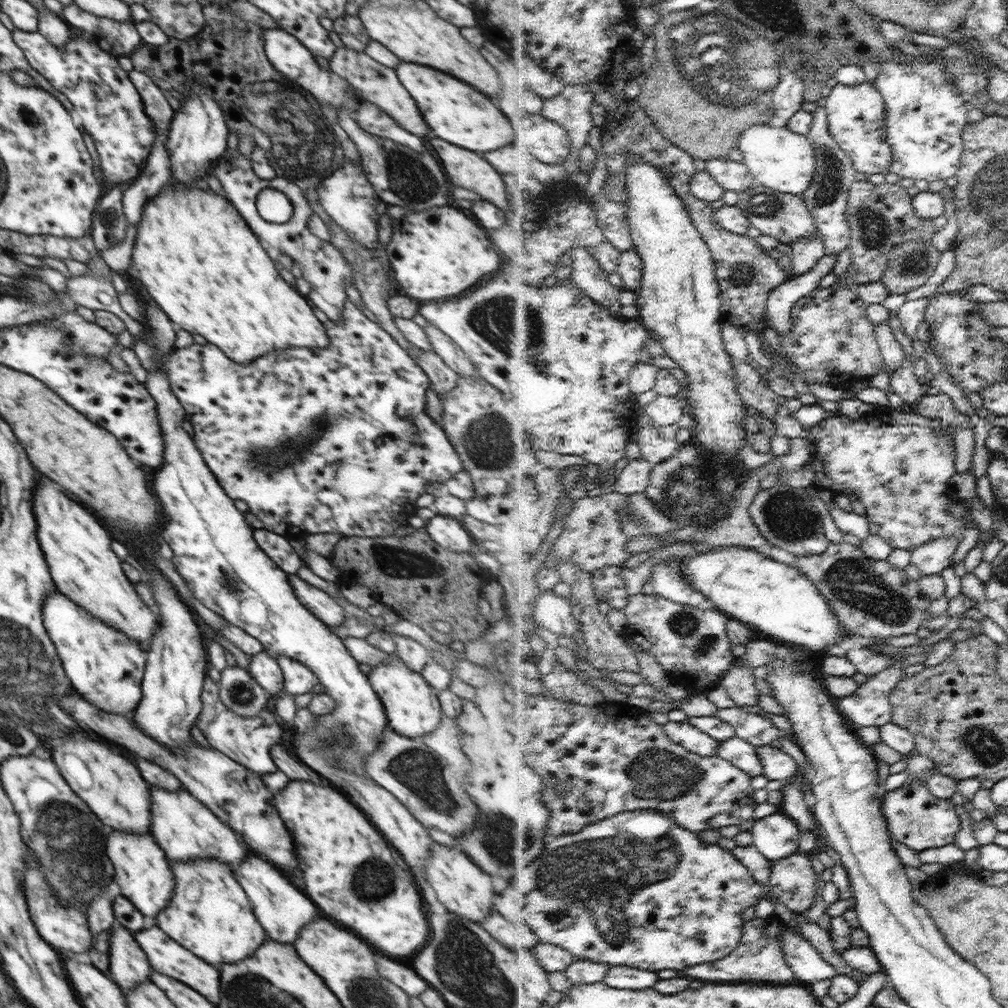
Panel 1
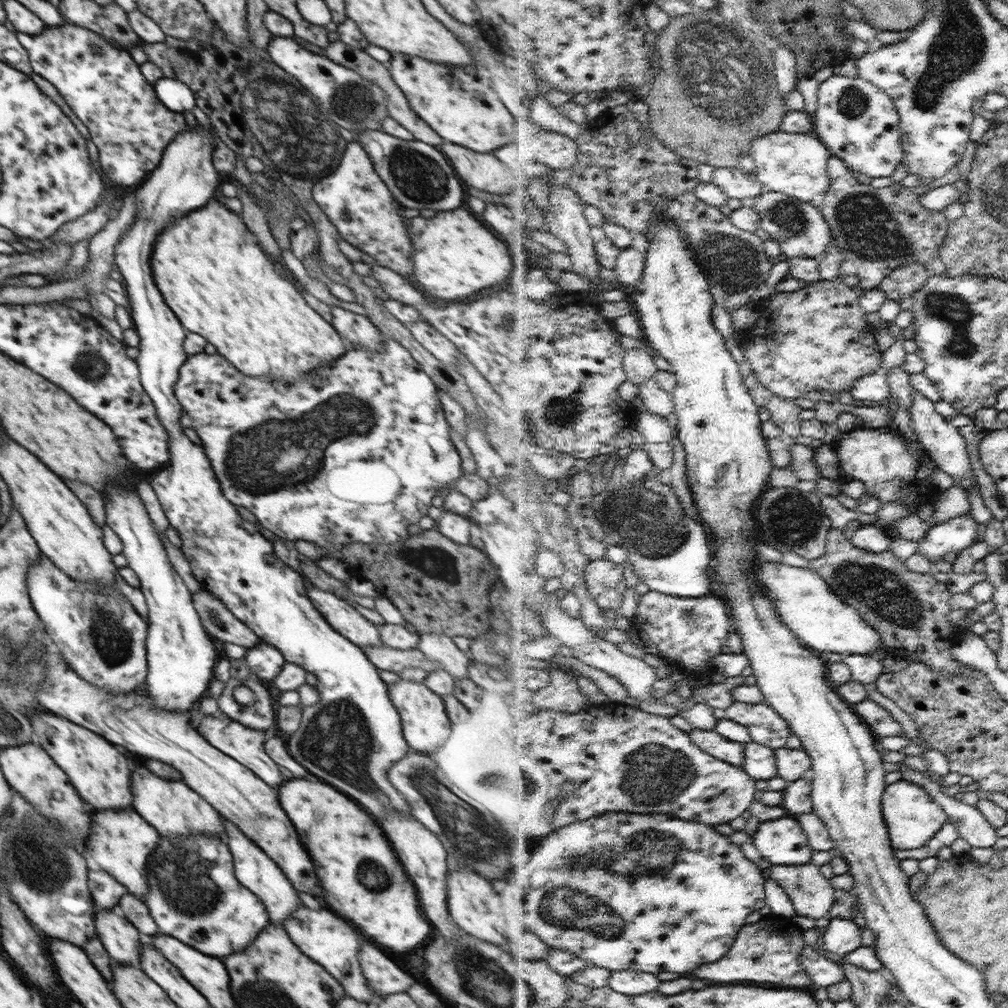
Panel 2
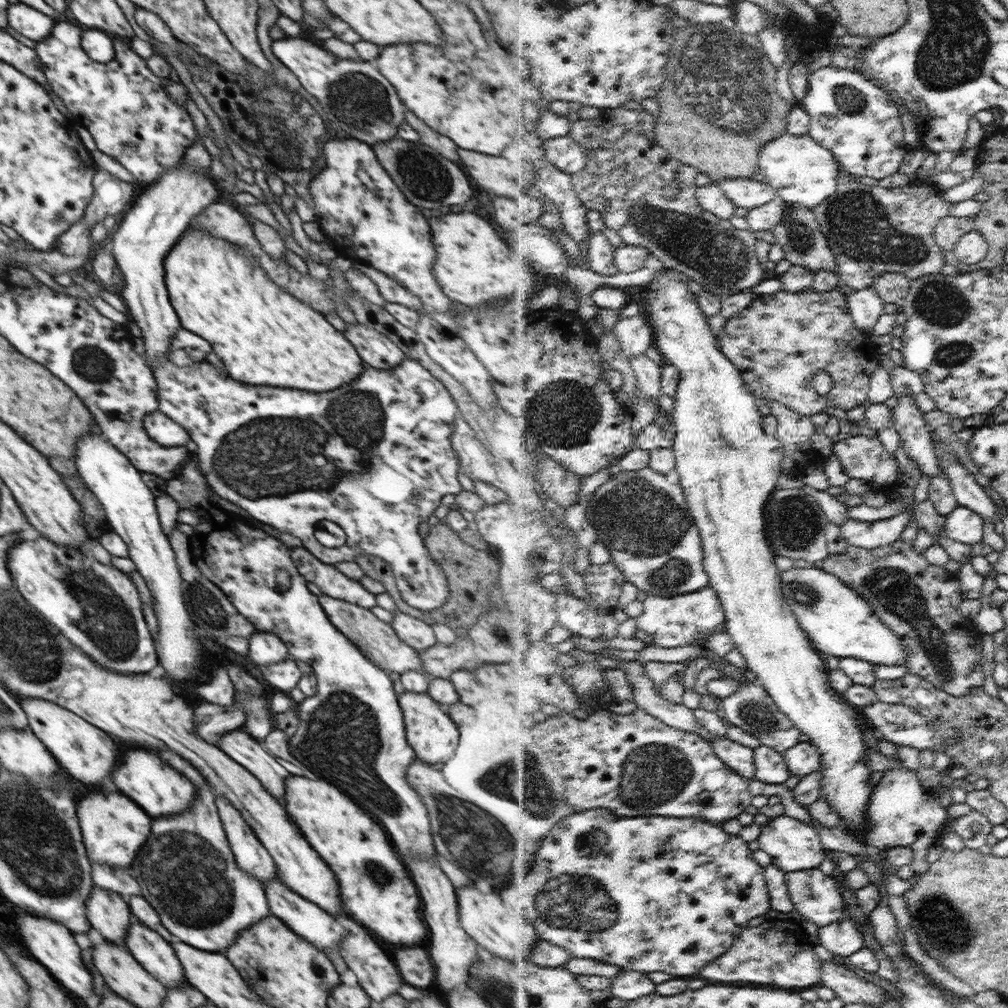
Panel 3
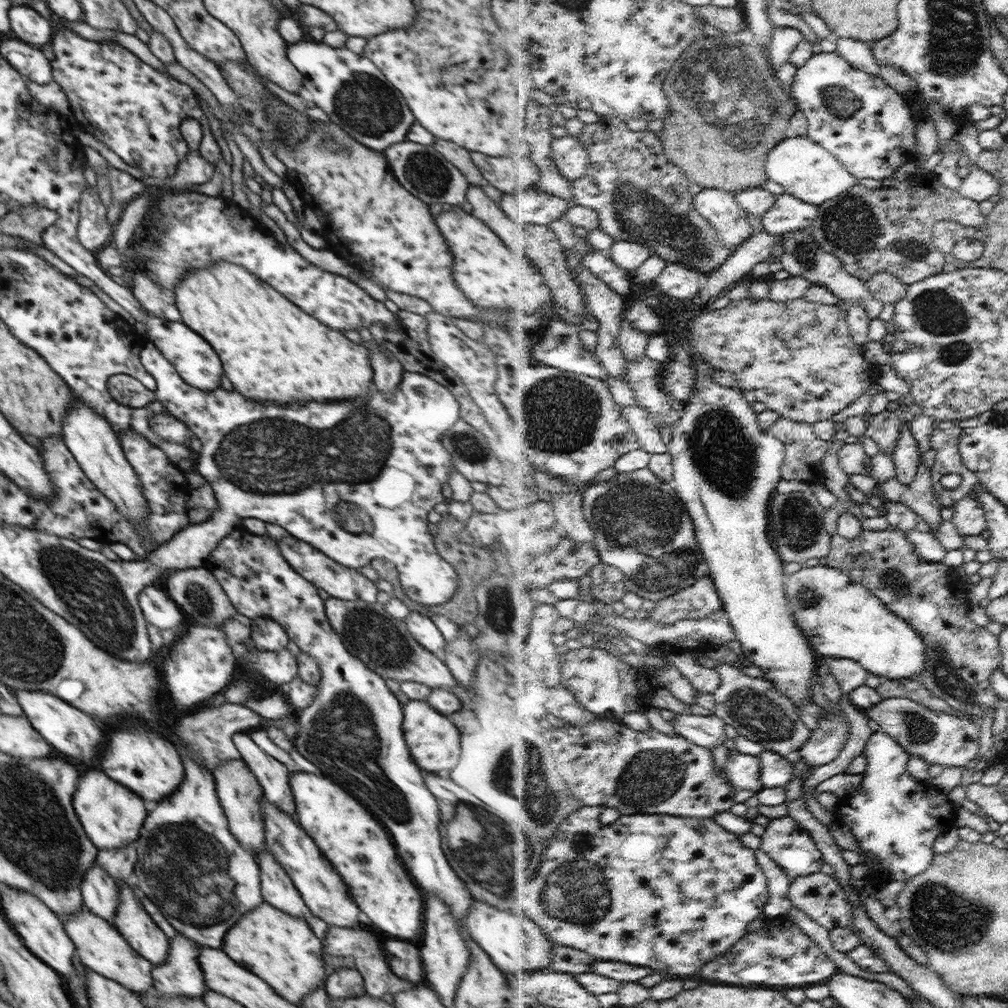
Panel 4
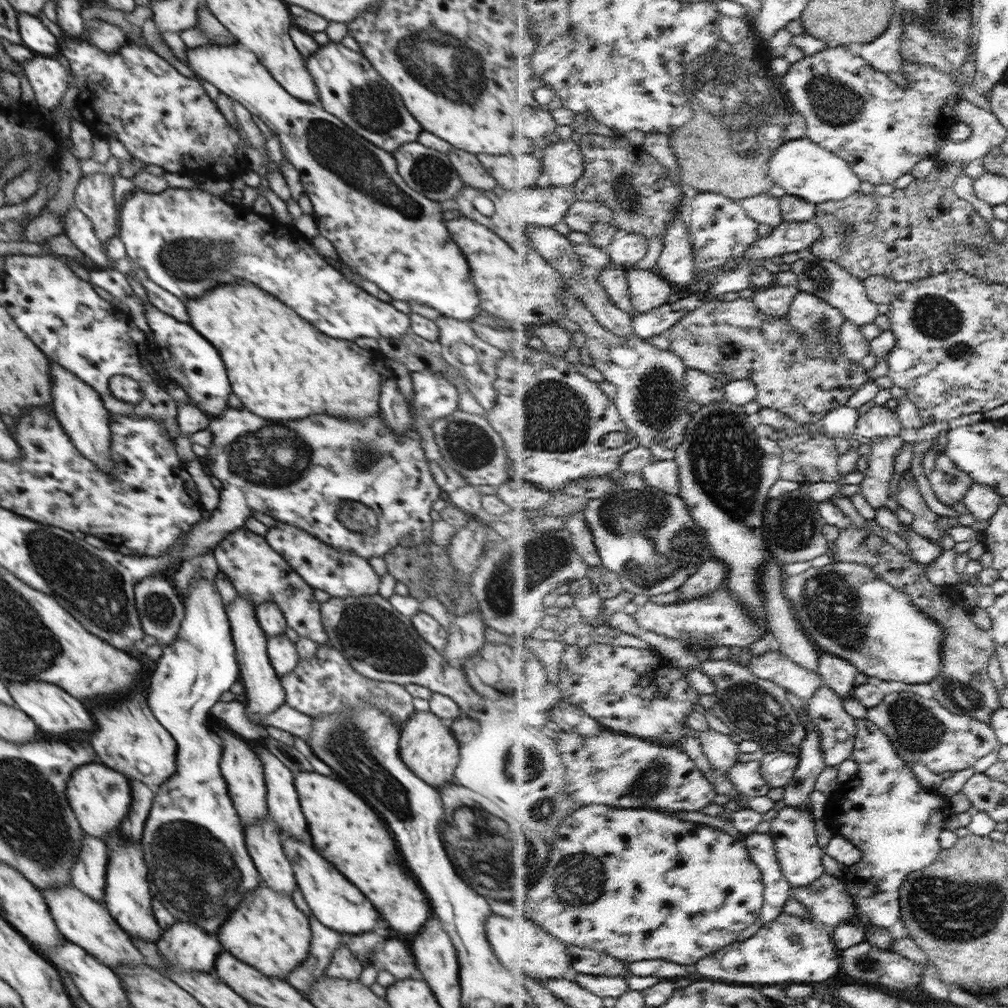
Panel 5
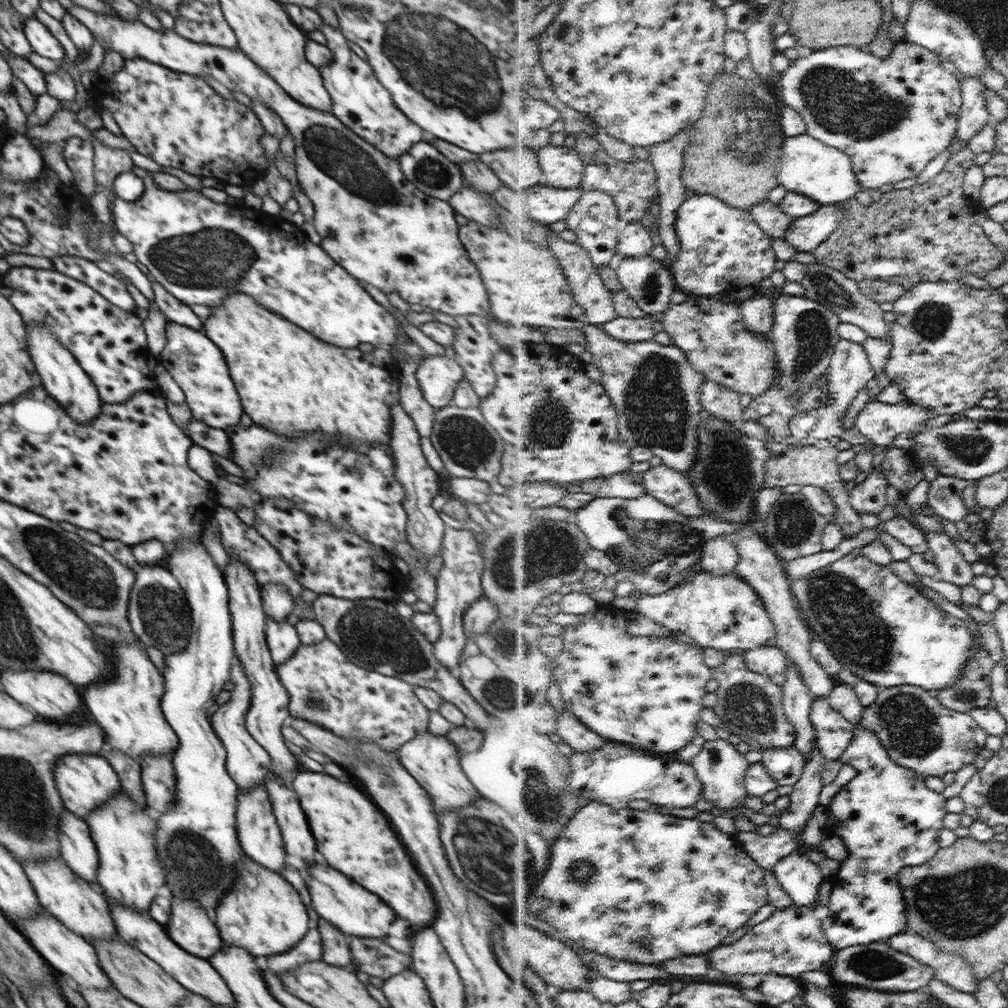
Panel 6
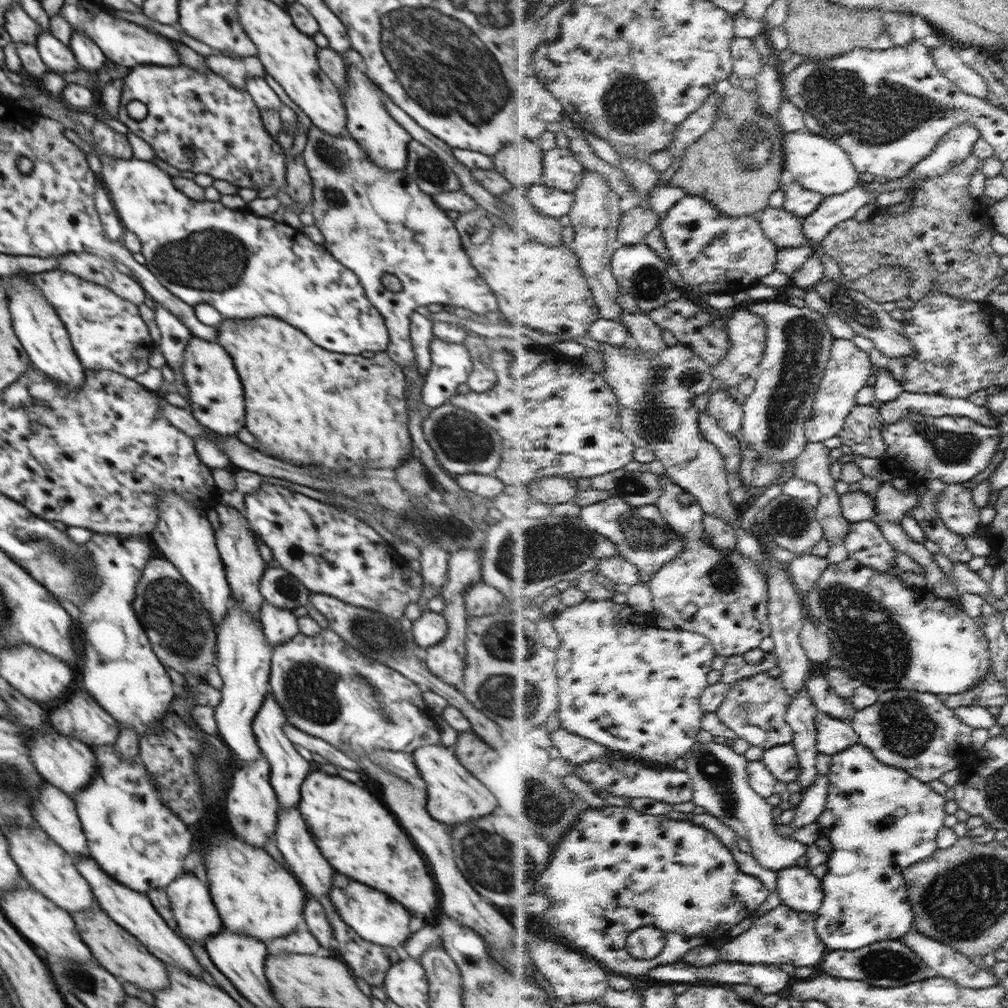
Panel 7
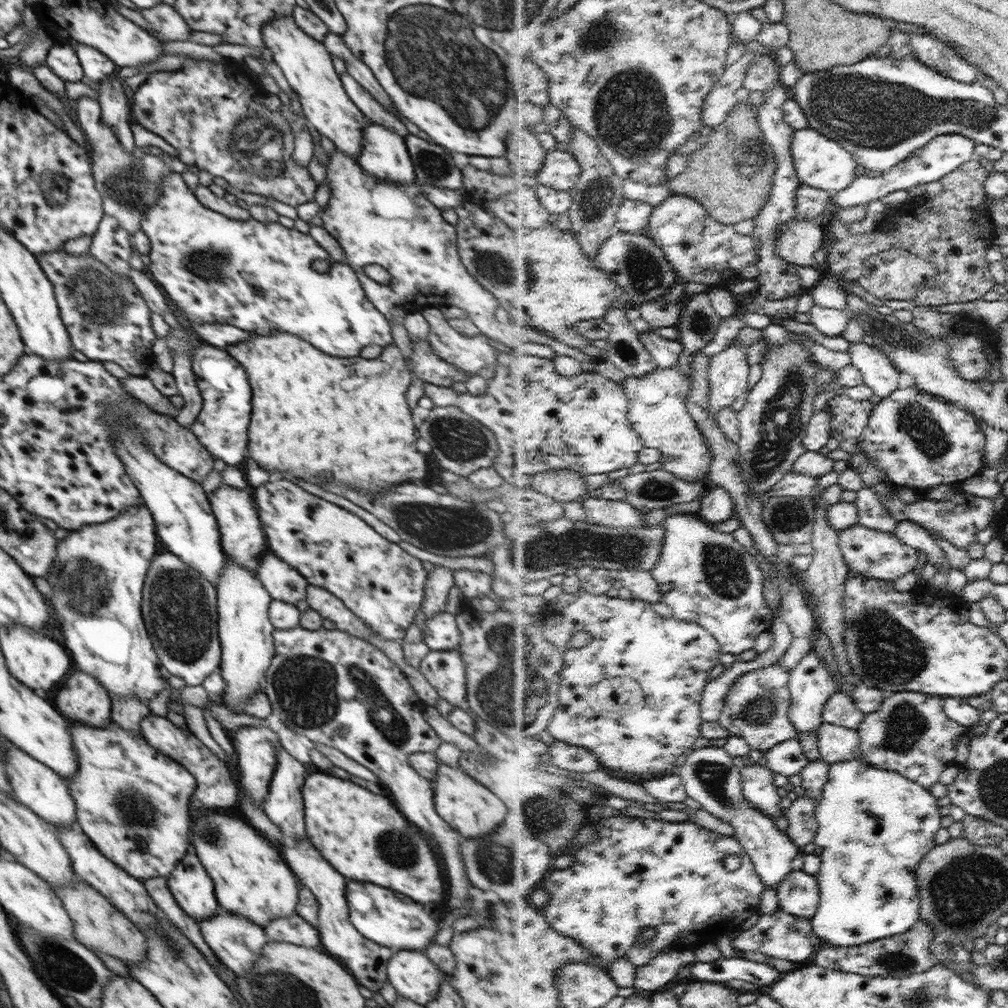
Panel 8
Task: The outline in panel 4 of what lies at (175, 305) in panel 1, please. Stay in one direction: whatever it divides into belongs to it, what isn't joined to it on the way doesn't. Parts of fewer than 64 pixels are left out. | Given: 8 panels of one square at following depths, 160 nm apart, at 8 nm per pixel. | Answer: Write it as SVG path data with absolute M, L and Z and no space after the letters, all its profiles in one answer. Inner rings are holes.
M222 260L208 270L189 270L172 291L182 323L210 342L224 364L224 374L232 382L233 390L242 396L286 404L296 400L354 400L358 396L371 394L374 387L373 368L369 350L364 345L351 342L343 333L306 314L267 282L255 274L248 274L242 266Z

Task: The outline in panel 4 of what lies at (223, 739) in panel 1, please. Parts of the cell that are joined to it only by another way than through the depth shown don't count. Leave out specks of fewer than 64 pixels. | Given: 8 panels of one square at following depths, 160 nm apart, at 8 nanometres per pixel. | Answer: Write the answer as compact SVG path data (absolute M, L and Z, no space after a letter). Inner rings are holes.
M236 733L232 736L233 743L236 745L242 760L254 773L256 780L260 783L263 790L263 798L277 806L284 813L294 816L294 798L290 806L290 774L291 770L267 752L264 752L251 738L244 733Z

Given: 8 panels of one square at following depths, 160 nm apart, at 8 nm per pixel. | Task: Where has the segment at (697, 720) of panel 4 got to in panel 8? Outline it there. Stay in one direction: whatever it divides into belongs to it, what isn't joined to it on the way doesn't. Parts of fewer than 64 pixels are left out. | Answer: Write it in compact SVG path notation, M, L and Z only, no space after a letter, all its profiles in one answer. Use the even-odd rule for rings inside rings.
M715 745L693 750L680 763L679 774L688 787L690 797L711 813L732 823L737 837L756 863L758 874L761 874L767 886L778 888L794 871L794 860L798 854L803 853L802 848L792 840L787 831L778 828L774 818L747 800L743 789L743 772L734 764L734 757L726 747Z

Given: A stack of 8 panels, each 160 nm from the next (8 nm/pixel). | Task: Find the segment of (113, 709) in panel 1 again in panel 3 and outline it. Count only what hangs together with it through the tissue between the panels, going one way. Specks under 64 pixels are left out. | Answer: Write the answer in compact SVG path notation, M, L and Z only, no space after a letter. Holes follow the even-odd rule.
M46 538L24 540L8 550L8 570L21 596L40 610L48 622L114 674L148 674L160 664L148 631L138 589L128 574L100 564L78 550L56 546Z

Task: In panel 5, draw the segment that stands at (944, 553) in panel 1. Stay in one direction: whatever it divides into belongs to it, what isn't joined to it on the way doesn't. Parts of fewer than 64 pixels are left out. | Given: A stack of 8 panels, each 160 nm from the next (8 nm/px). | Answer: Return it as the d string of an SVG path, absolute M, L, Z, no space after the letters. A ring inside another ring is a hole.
M973 482L961 502L966 505L976 520L988 520L1000 508L1002 496L992 486Z

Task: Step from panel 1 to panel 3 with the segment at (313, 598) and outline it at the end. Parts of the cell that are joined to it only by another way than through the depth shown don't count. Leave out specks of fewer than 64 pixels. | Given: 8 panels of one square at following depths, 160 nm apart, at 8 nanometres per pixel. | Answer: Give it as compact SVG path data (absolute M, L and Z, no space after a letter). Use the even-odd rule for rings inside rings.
M327 595L318 597L318 602L324 613L328 615L330 622L339 631L342 631L342 634L345 634L362 651L362 654L366 655L366 658L376 664L384 665L388 674L397 673L401 676L406 671L426 673L422 668L423 662L419 651L400 640L391 623L380 620L372 614L370 609L337 600Z

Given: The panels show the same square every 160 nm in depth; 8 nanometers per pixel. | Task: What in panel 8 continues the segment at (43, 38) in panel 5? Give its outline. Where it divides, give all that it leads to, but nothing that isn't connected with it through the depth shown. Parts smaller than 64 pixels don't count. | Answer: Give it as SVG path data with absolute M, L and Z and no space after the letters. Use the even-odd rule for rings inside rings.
M54 43L48 49L45 64L64 82L79 82L85 76L76 51L64 44Z

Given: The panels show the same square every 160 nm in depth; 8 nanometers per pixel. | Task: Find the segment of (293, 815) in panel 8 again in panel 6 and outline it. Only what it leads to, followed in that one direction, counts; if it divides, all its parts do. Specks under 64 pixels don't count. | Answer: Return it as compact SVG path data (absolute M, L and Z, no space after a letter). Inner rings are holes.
M230 560L224 568L224 579L229 592L229 610L233 626L233 641L235 656L243 664L242 668L246 678L250 681L252 698L251 705L246 713L245 723L248 732L273 760L271 774L277 774L282 782L290 786L290 774L298 772L299 760L286 746L281 728L290 719L289 696L276 675L275 662L272 660L265 630L267 615L262 608L261 589L254 578L254 574L236 560Z

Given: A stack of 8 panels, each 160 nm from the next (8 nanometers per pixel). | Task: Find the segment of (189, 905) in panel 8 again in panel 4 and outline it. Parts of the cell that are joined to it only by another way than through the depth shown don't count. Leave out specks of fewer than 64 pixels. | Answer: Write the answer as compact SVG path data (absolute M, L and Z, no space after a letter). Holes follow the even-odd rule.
M178 933L173 939L170 939L167 961L161 965L153 965L151 968L151 977L155 980L153 986L159 997L202 998L207 991L207 986L204 982L202 967L199 965L199 949L198 944L186 938L186 935L182 933Z

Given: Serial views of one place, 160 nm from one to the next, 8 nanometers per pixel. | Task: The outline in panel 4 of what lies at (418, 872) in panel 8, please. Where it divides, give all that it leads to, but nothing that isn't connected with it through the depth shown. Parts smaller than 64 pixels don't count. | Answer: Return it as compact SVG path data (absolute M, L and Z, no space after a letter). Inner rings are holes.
M292 772L292 774L294 776L290 776L290 786L292 786L292 794L294 794L298 822L306 830L306 834L310 838L314 838L314 842L322 850L322 854L336 866L338 874L348 884L348 890L350 890L354 902L358 904L358 908L374 922L374 926L378 930L382 930L390 936L396 936L396 938L418 936L418 932L422 928L424 912L422 896L418 892L420 887L408 876L405 865L400 864L399 854L395 846L392 846L393 841L390 842L384 828L372 818L372 814L366 812L366 808L362 804L358 804L350 794L346 794L340 786L332 784L330 780L320 778L316 774L296 774L296 772Z

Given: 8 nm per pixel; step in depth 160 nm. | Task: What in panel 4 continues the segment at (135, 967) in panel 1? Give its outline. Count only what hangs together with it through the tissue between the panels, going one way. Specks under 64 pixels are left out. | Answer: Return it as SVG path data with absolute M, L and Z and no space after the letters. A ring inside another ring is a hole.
M96 860L82 879L81 895L88 910L114 925L114 913L119 905L118 880L112 878Z

